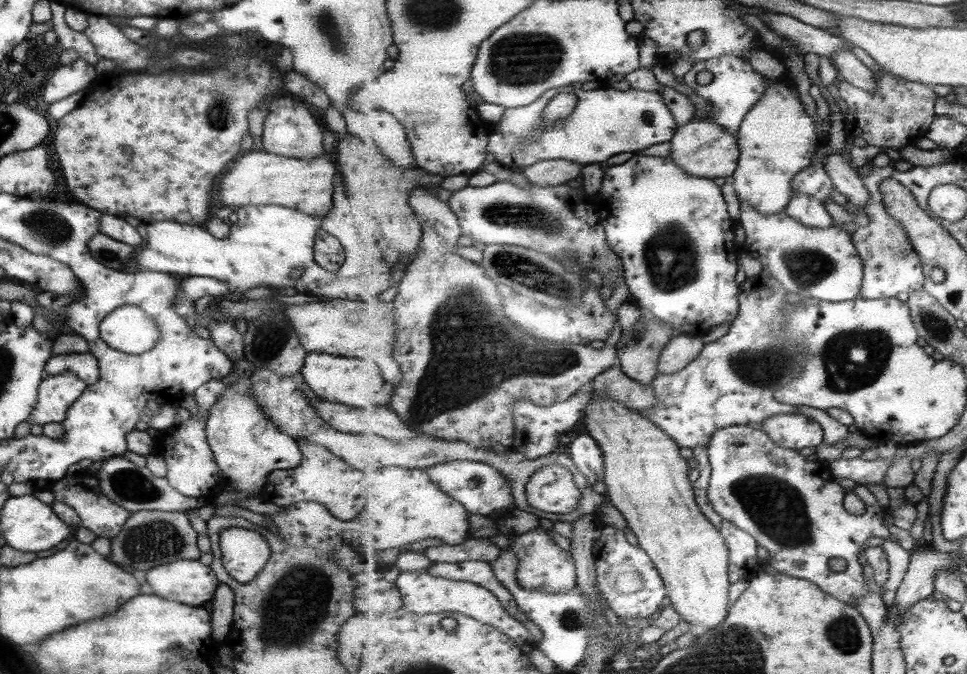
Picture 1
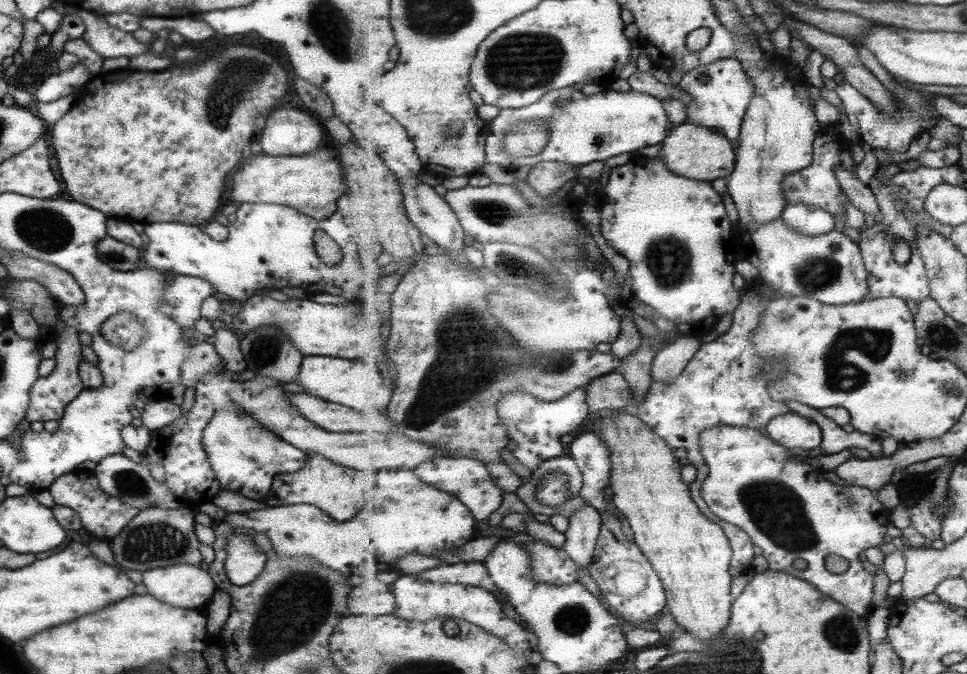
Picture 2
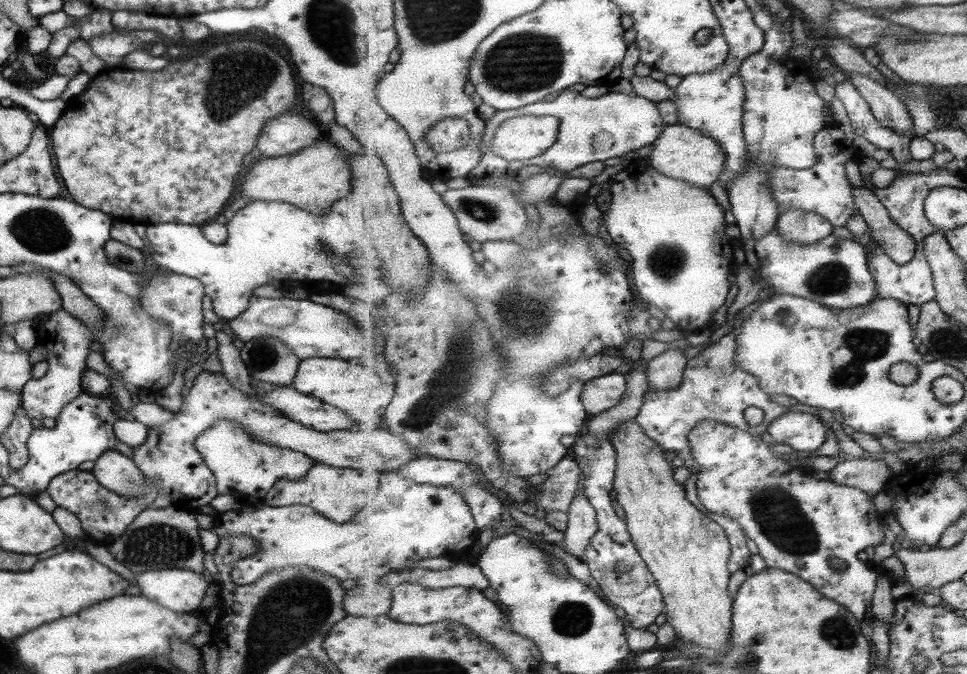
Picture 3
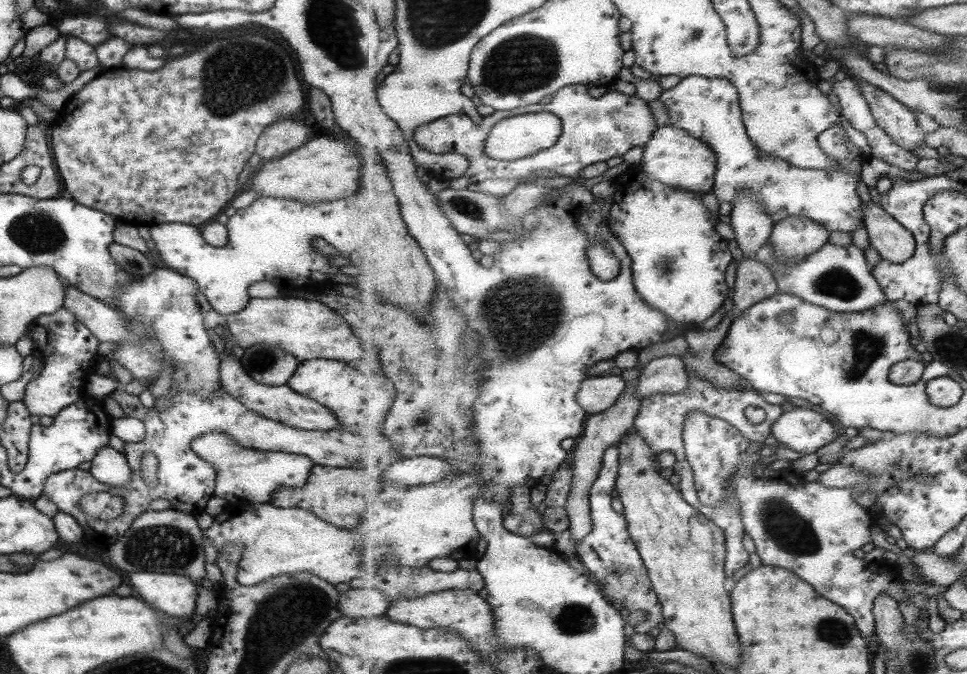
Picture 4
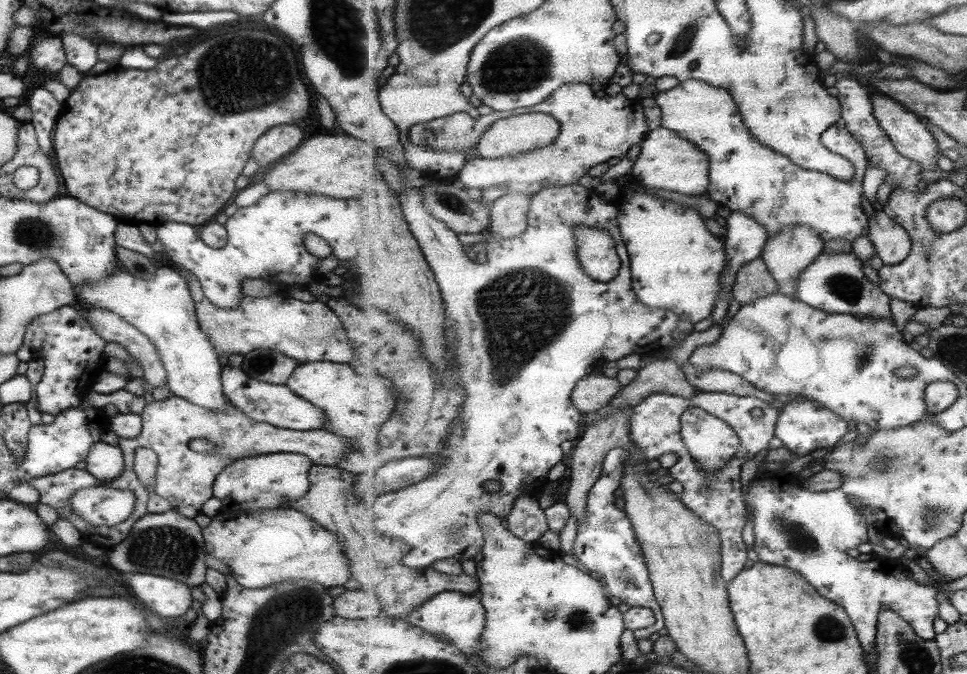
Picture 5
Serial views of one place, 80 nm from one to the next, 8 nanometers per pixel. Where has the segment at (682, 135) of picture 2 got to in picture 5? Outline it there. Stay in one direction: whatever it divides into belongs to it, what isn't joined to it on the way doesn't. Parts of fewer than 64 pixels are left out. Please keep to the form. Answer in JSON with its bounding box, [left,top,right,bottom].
[631,126,710,196]

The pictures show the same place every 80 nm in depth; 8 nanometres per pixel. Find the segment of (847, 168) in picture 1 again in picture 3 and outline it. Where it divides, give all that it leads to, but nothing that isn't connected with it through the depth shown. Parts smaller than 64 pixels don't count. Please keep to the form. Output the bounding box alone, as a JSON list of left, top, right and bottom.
[854,187,916,263]

